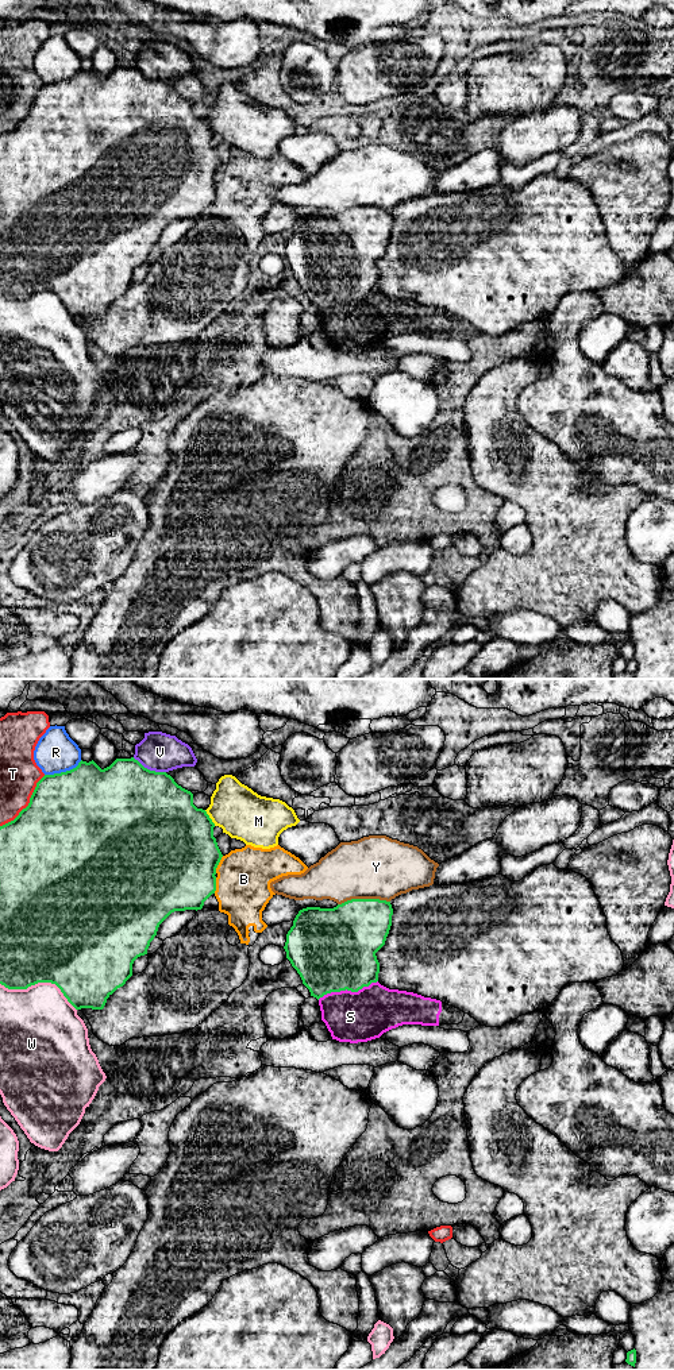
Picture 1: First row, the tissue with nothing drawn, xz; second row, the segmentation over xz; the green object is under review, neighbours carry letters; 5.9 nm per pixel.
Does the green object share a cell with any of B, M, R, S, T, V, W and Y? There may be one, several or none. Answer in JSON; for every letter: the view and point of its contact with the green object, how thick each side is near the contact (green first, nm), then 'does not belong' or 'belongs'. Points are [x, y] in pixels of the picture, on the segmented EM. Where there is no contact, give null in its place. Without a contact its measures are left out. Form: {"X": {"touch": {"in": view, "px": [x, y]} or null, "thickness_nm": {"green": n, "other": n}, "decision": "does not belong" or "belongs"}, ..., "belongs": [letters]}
{"B": {"touch": {"in": "xz", "px": [218, 864]}, "thickness_nm": {"green": 480, "other": 320}, "decision": "does not belong"}, "M": {"touch": {"in": "xz", "px": [210, 818]}, "thickness_nm": {"green": 460, "other": 300}, "decision": "does not belong"}, "R": {"touch": {"in": "xz", "px": [62, 772]}, "thickness_nm": {"green": 500, "other": 240}, "decision": "does not belong"}, "S": {"touch": {"in": "xz", "px": [347, 990]}, "thickness_nm": {"green": 480, "other": 300}, "decision": "does not belong"}, "T": {"touch": {"in": "xz", "px": [29, 803]}, "thickness_nm": {"green": 500, "other": 240}, "decision": "does not belong"}, "V": {"touch": {"in": "xz", "px": [149, 770]}, "thickness_nm": {"green": 500, "other": 240}, "decision": "does not belong"}, "W": {"touch": {"in": "xz", "px": [41, 981]}, "thickness_nm": {"green": 500, "other": 440}, "decision": "does not belong"}, "Y": {"touch": {"in": "xz", "px": [364, 899]}, "thickness_nm": {"green": 380, "other": 380}, "decision": "does not belong"}, "belongs": []}

